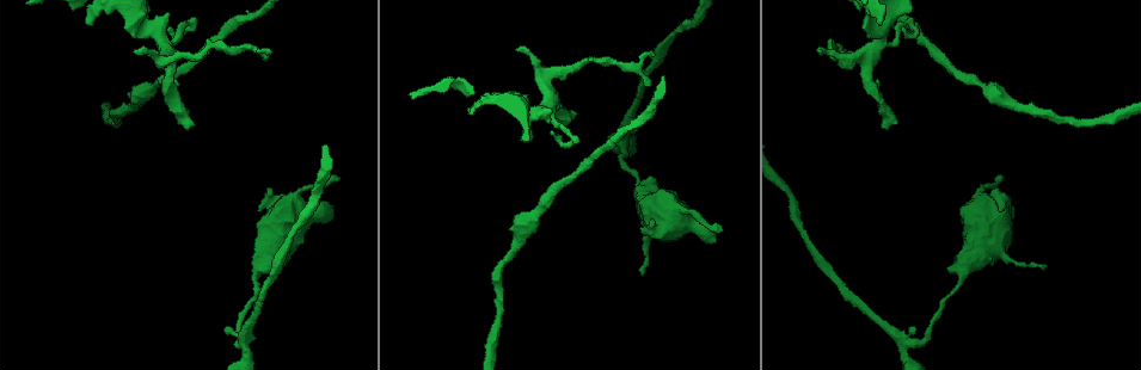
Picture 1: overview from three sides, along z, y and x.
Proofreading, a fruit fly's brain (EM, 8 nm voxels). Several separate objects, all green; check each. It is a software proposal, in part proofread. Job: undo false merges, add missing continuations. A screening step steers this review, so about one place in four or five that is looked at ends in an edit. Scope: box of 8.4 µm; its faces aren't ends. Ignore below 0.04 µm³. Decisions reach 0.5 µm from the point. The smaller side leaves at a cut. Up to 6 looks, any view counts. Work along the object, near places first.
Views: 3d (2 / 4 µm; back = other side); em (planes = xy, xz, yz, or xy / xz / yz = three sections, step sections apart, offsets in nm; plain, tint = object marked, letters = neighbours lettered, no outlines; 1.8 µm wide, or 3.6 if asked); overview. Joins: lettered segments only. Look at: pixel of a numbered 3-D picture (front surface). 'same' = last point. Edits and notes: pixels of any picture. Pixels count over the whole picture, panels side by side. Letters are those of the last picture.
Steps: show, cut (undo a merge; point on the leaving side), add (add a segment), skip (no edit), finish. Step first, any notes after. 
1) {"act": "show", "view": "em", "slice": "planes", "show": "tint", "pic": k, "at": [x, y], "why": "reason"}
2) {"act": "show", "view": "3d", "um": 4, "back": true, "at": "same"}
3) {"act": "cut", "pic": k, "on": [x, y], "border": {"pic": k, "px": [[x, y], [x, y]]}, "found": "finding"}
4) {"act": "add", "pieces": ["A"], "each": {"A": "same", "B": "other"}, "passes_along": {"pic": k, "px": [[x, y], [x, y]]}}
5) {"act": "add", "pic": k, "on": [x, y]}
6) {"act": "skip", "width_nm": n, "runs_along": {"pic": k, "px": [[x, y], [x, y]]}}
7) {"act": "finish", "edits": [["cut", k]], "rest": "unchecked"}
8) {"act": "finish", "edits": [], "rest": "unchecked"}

{"act": "show", "view": "em", "slice": "yz", "step": 16, "show": "letters", "pic": 1, "at": [578, 113]}

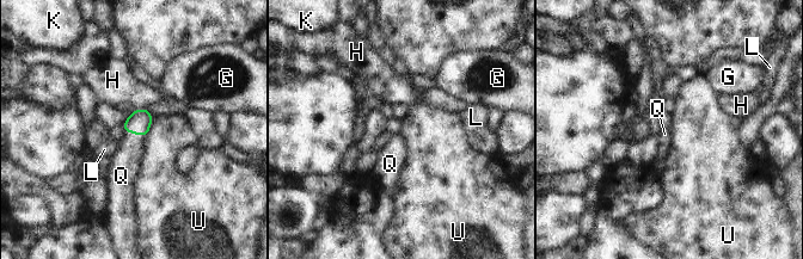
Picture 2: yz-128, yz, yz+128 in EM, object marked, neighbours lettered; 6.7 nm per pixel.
{"act": "add", "pieces": ["Q"], "each": {"G": "other", "H": "other", "K": "other", "L": "other", "Q": "same", "U": "other"}, "passes_along": {"pic": 2, "px": [[139, 122], [135, 134], [124, 166]]}, "found": "it goes on there"}

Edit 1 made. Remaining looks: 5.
{"act": "show", "view": "overview"}

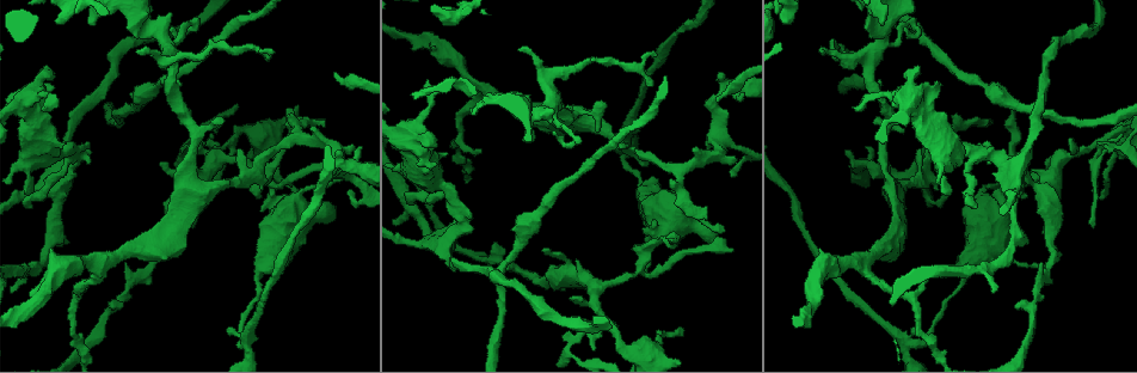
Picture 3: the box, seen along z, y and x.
{"act": "show", "view": "em", "um": 3.6, "slice": "yz", "step": 8, "show": "tint", "pic": 3, "at": [821, 51]}

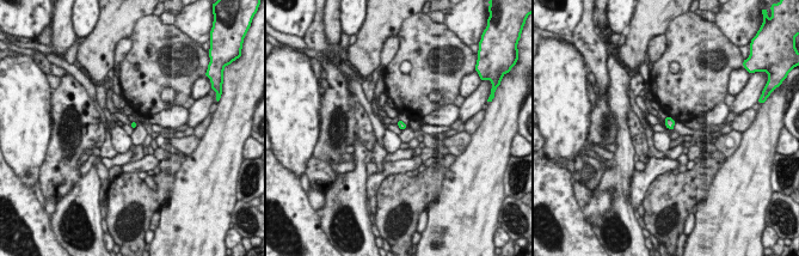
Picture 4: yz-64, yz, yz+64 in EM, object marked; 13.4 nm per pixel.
{"act": "show", "view": "em", "um": 3.6, "slice": "planes", "show": "tint", "at": "same"}

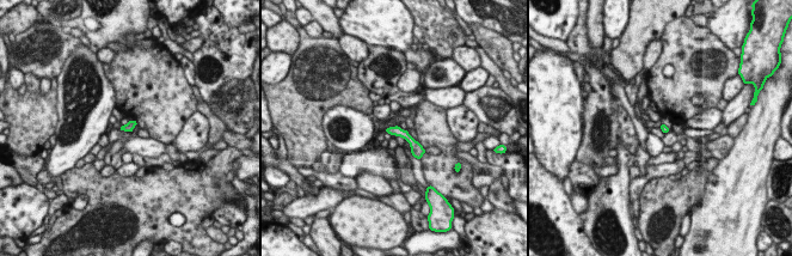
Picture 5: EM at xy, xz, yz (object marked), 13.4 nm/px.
{"act": "show", "view": "em", "um": 3.6, "slice": "planes", "show": "letters", "at": "same", "why": "see the neighbours"}

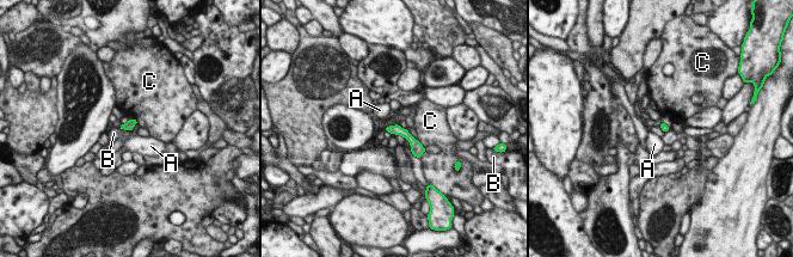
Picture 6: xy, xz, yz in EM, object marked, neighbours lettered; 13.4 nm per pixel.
{"act": "skip", "each": {"A": "other", "B": "other", "C": "other"}, "border": {"pic": 6, "px": [[118, 128], [129, 132]]}, "found": "no lettered segment goes on from it"}

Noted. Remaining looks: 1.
{"act": "finish", "edits": [["add", 2]], "rest": "unchecked"}

